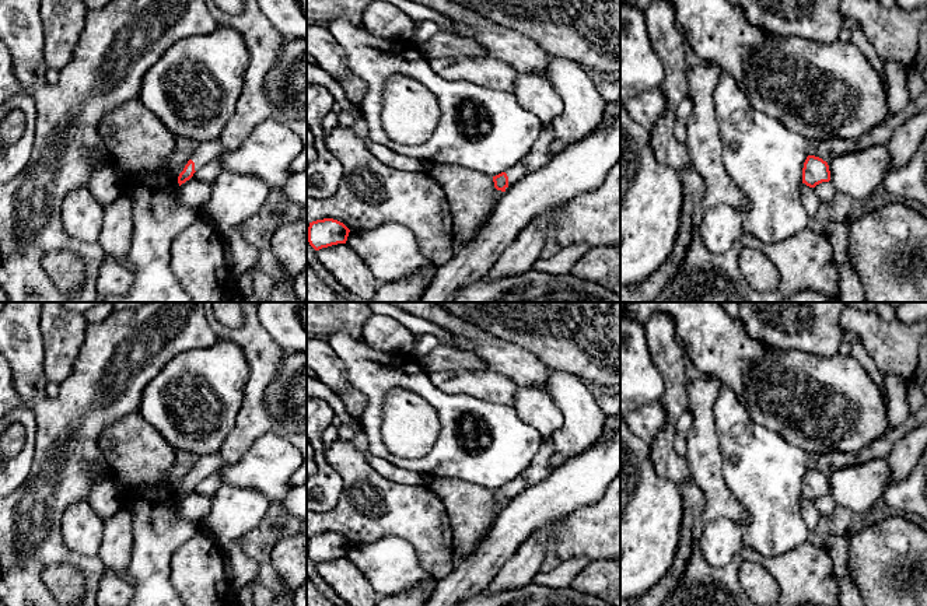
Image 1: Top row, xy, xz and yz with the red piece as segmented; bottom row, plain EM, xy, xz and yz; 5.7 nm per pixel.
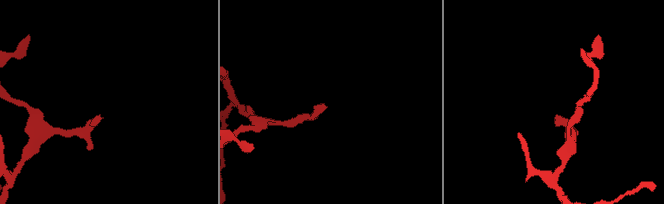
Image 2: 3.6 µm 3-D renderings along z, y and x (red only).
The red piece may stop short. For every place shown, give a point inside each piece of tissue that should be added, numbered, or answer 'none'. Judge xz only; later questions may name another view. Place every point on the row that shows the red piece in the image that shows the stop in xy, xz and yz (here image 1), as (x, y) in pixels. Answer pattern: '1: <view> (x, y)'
1: xz (518, 171)

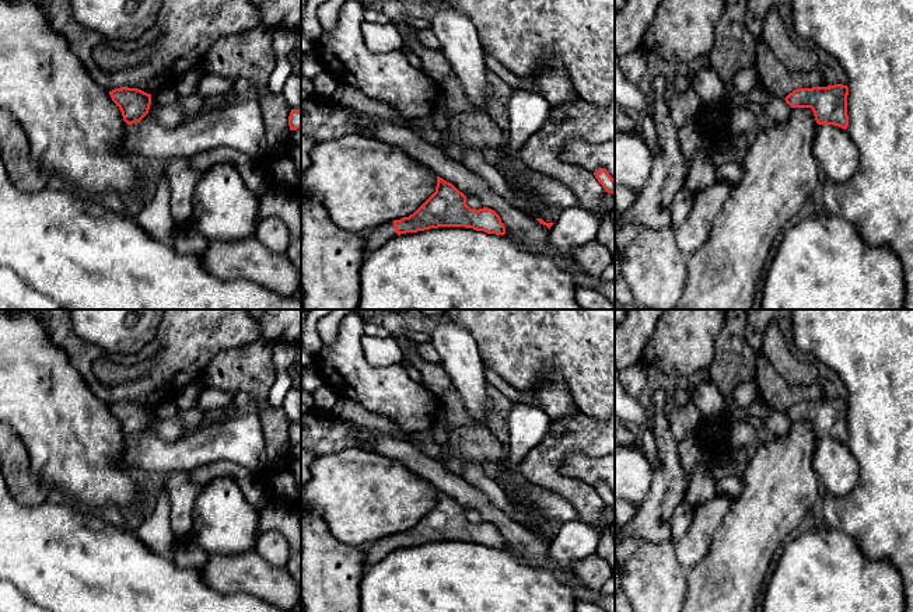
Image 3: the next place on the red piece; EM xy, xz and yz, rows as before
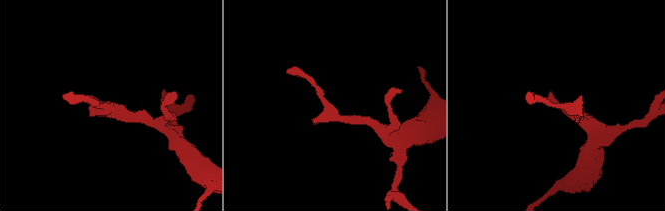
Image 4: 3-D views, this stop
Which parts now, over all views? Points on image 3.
1: xz (377, 237)

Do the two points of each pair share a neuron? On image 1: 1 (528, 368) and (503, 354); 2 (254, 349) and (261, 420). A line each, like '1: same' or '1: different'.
1: same
2: same

